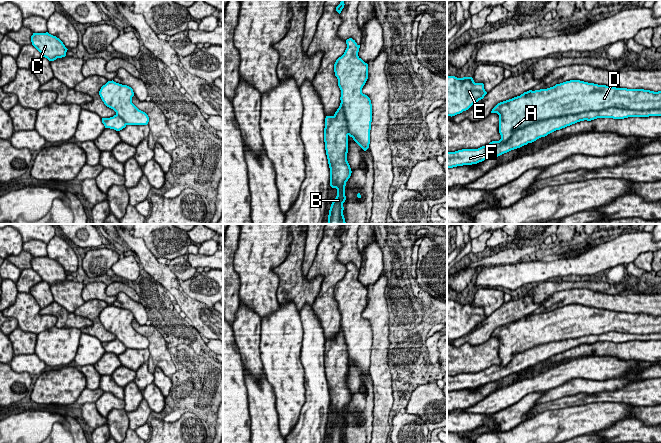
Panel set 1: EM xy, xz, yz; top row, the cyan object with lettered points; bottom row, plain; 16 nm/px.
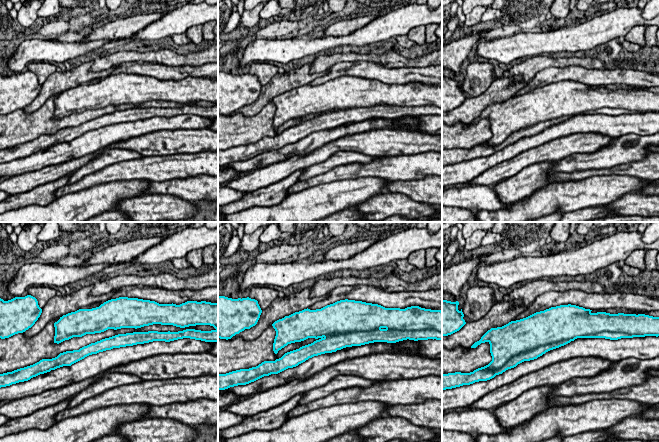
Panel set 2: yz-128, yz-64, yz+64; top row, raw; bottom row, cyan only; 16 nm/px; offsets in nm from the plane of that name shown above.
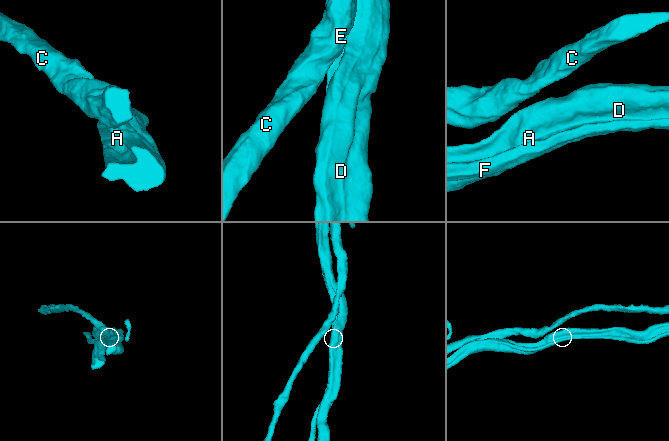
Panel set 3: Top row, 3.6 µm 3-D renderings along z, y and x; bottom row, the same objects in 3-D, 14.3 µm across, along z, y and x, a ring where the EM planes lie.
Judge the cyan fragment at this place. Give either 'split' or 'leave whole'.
split

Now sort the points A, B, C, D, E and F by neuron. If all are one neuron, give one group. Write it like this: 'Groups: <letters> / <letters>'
Groups: A D / B C E F

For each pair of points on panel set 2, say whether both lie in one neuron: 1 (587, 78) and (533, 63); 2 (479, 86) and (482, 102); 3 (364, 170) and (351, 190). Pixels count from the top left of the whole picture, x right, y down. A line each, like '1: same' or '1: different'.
1: different
2: different
3: different

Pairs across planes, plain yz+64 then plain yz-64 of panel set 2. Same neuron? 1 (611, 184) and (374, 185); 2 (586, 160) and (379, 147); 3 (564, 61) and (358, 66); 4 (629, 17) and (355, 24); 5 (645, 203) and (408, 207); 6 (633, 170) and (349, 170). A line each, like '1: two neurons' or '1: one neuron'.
1: one neuron
2: two neurons
3: two neurons
4: two neurons
5: one neuron
6: one neuron

